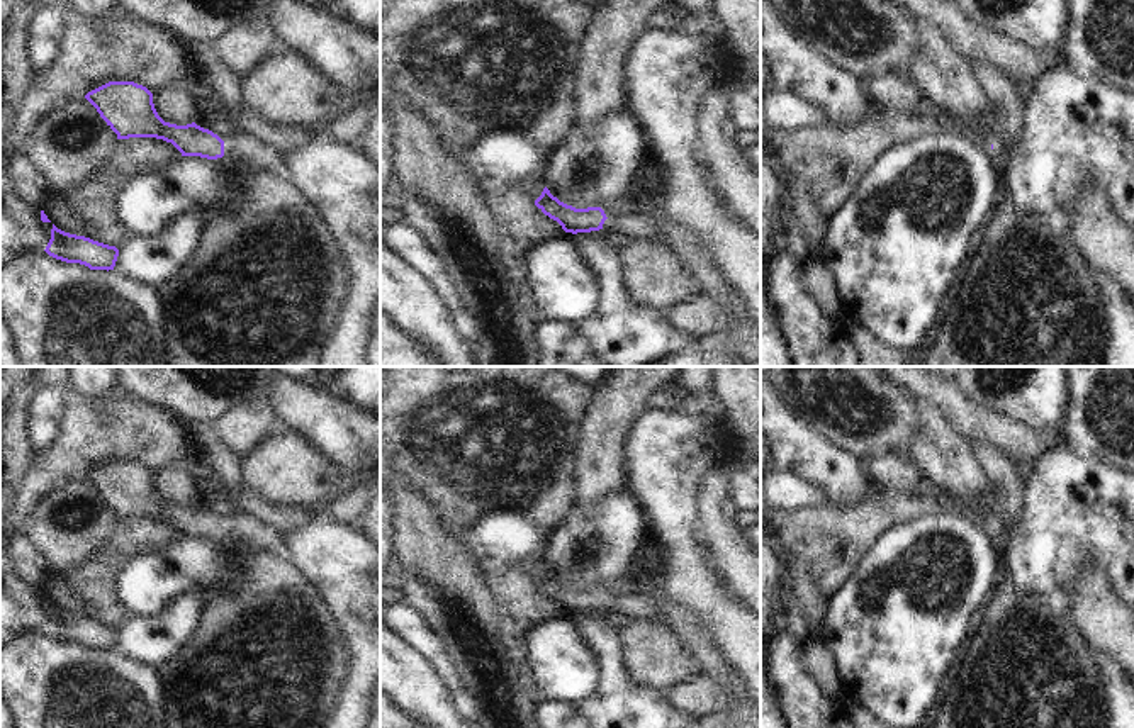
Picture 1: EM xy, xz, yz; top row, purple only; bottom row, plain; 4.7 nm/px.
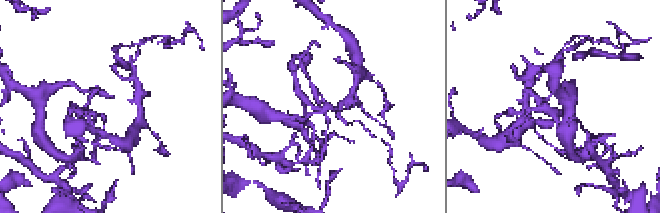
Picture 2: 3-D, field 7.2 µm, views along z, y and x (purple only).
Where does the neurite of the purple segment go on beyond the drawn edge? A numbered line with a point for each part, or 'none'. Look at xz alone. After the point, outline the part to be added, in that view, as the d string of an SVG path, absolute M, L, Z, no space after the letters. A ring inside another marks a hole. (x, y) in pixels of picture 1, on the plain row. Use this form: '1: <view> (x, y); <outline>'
1: xz (639, 604); M640 591L635 594L606 599L603 609L611 609L628 618L648 618L655 614L657 602Z

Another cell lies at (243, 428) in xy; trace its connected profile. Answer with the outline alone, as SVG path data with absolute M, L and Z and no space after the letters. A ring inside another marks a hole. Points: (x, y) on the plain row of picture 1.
M267 399L233 407L212 424L222 445L239 458L248 456L278 428L277 412Z

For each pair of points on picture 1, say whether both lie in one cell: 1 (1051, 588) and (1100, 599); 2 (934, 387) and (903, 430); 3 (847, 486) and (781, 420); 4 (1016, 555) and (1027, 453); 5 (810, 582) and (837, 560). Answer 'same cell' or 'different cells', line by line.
1: different cells
2: different cells
3: same cell
4: different cells
5: different cells

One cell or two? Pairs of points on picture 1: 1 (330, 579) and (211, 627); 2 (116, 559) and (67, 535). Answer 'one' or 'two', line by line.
1: two
2: two

